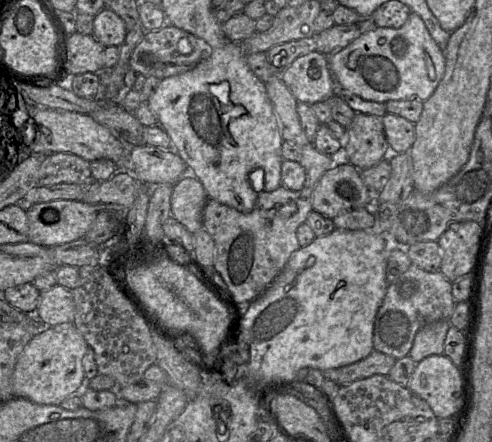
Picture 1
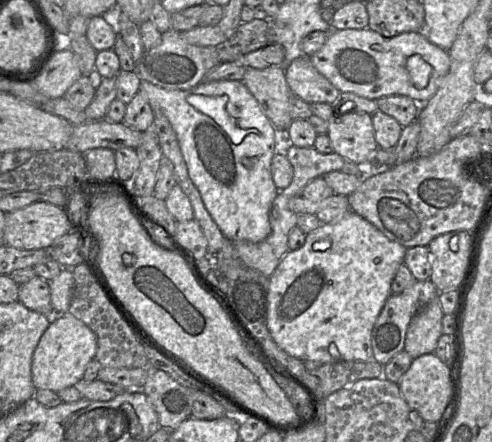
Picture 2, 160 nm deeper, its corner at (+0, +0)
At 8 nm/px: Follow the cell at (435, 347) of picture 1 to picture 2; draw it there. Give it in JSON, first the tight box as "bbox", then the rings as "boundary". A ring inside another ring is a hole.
{"bbox":[404,295,444,358],"boundary":[[[439,295],[421,309],[411,320],[404,344],[404,350],[413,358],[434,353],[442,332],[444,313]]]}

